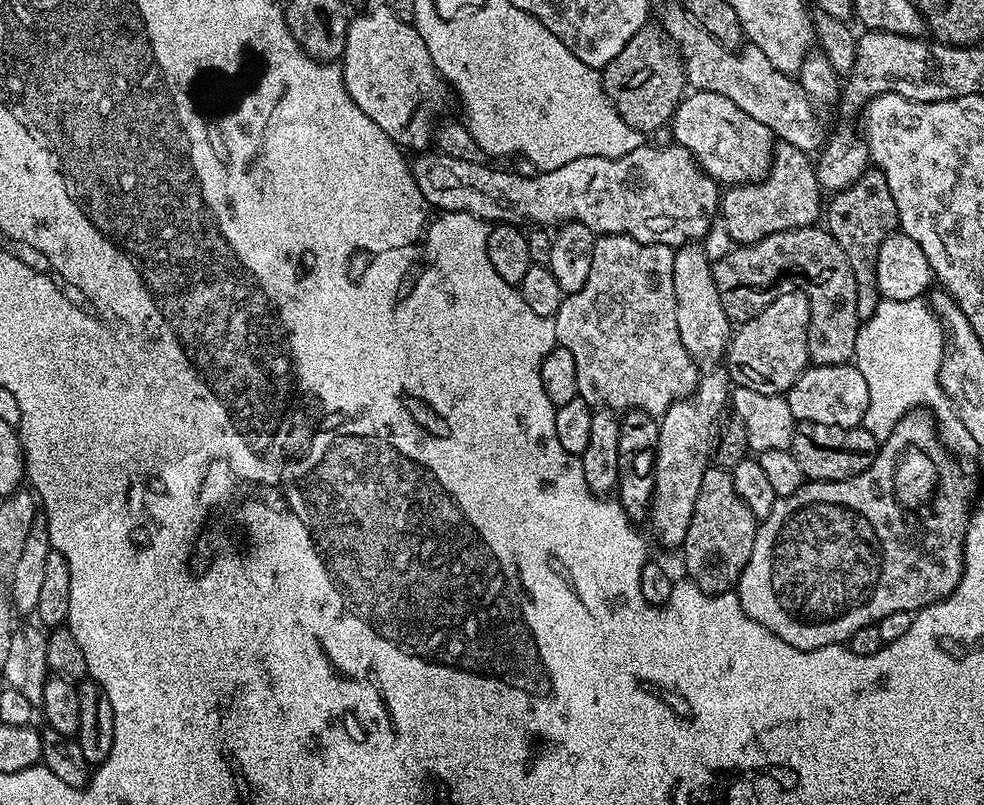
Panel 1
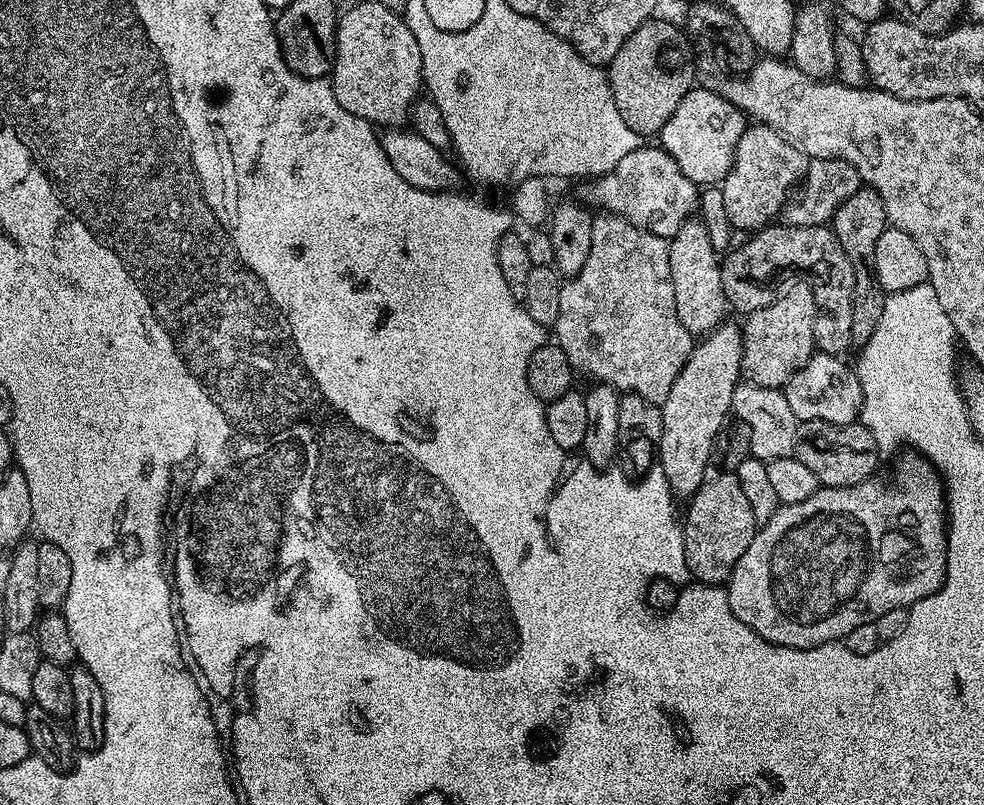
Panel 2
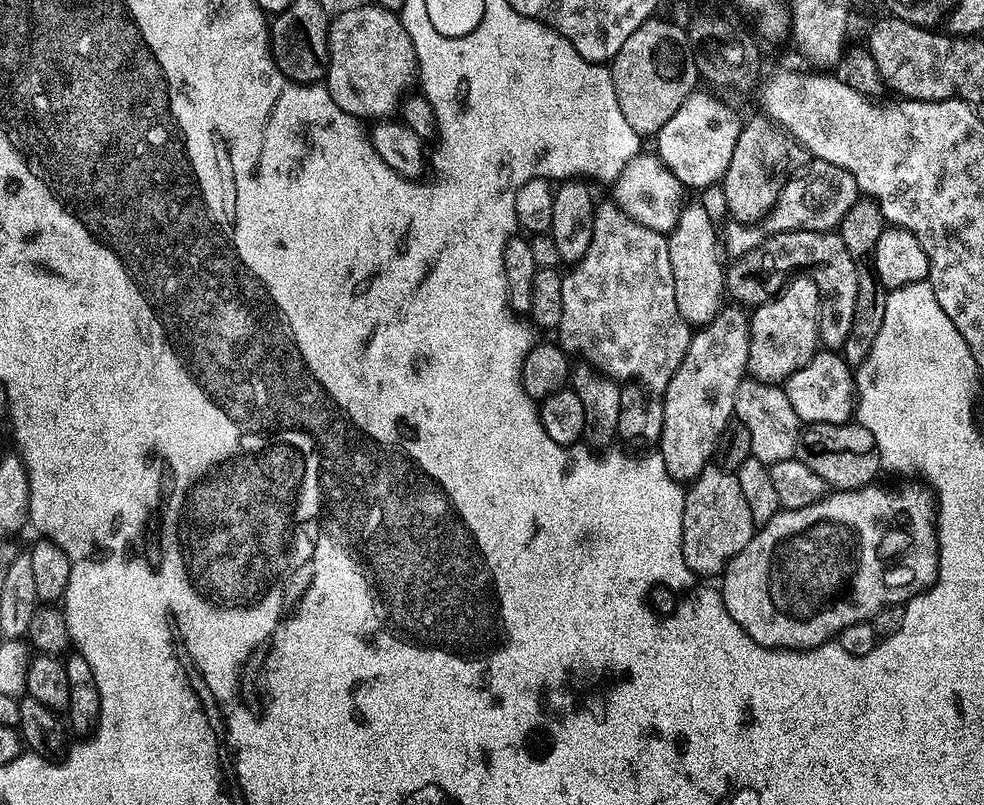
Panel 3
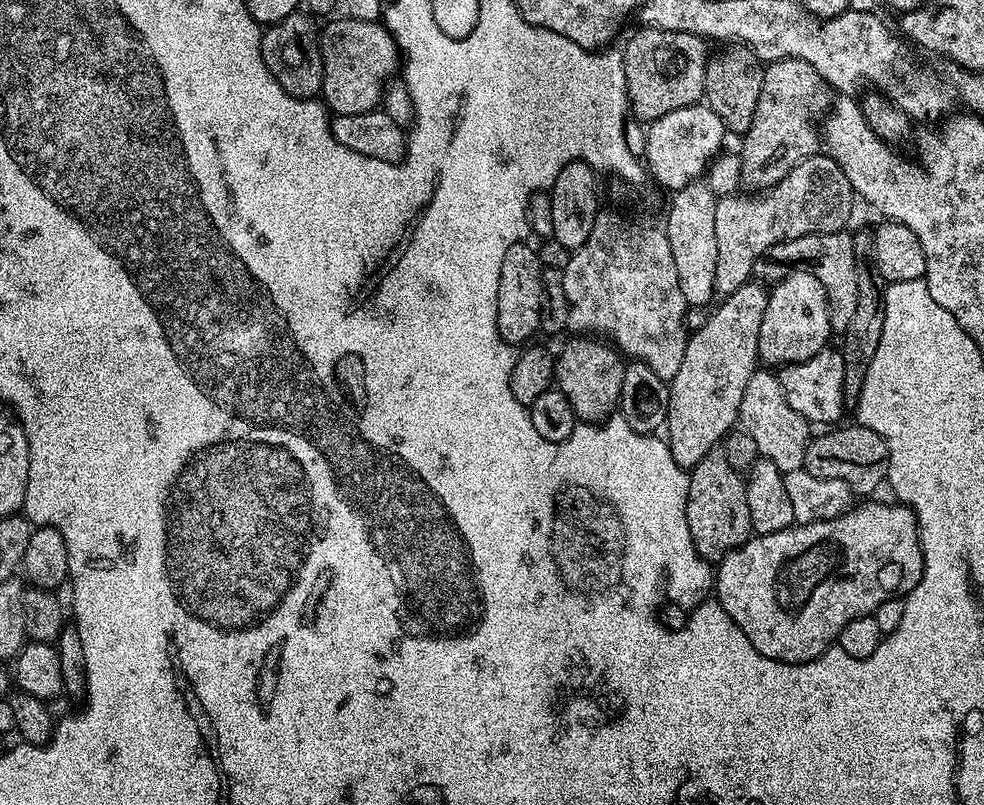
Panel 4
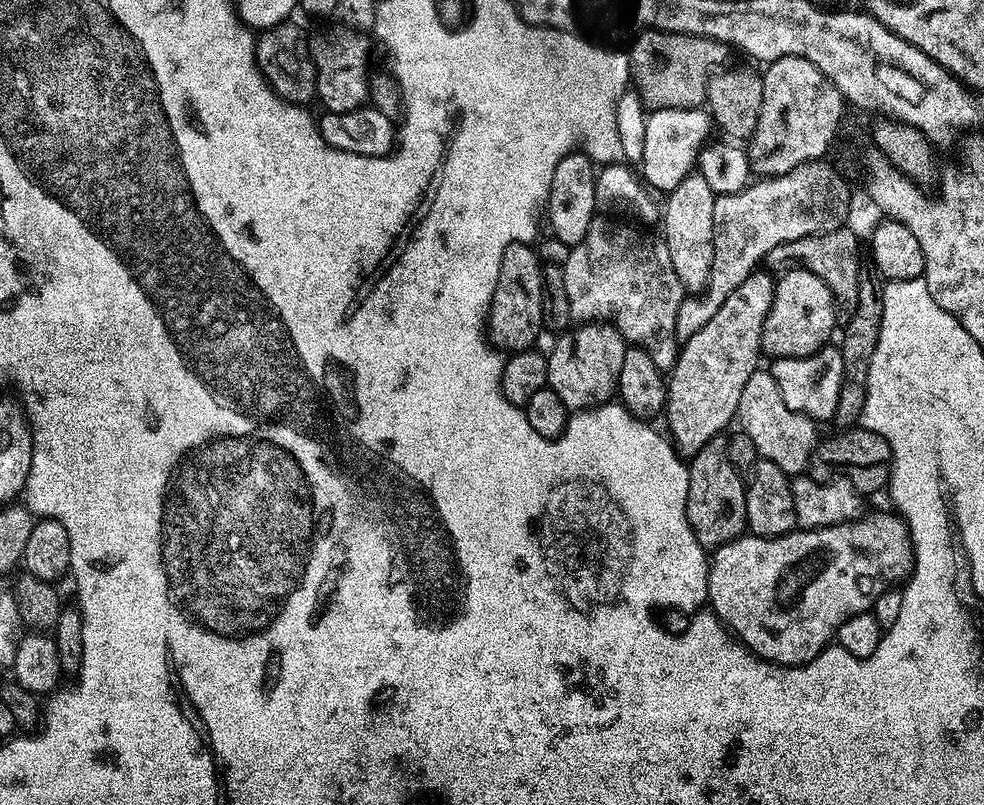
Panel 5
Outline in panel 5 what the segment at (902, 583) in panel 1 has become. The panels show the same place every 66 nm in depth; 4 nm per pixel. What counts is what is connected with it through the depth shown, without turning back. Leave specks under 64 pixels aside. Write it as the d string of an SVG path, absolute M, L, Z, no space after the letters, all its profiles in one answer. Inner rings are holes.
M899 515L892 516L870 516L856 521L849 521L847 524L835 524L825 528L810 528L807 530L793 530L785 536L753 536L745 534L736 540L726 542L720 548L711 553L708 562L708 598L707 603L712 604L711 611L717 620L728 630L729 633L740 644L753 652L762 660L768 660L772 664L783 664L795 666L810 662L825 648L833 643L836 631L854 614L862 614L869 611L877 596L883 594L884 589L889 587L896 579L907 577L912 571L912 538L908 535L907 525Z

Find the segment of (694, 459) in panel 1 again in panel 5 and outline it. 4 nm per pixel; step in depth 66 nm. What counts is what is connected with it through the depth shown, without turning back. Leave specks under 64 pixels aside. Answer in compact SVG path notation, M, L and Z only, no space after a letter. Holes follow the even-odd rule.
M764 270L750 273L746 282L722 302L722 310L718 310L694 338L683 341L676 365L666 380L667 431L681 457L696 456L710 438L721 435L724 427L737 419L738 398L742 398L742 389L750 382L750 374L758 371L756 363L762 360L760 335L774 302L775 289L776 280L768 277Z

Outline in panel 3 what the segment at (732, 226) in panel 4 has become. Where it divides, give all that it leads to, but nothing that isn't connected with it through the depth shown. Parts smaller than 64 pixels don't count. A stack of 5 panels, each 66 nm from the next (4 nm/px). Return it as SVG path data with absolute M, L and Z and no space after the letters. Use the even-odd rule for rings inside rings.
M809 159L804 167L795 174L789 175L784 189L778 194L776 205L773 206L758 226L736 226L732 232L732 248L734 253L740 254L749 248L755 248L757 244L763 244L766 237L779 232L793 232L794 230L810 230L811 232L830 232L839 229L840 223L846 214L861 199L862 193L855 186L848 188L812 188L812 179L816 171L833 171L832 164L825 160Z

